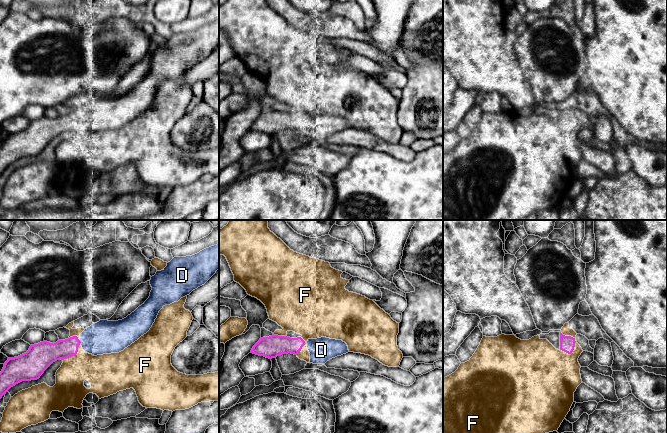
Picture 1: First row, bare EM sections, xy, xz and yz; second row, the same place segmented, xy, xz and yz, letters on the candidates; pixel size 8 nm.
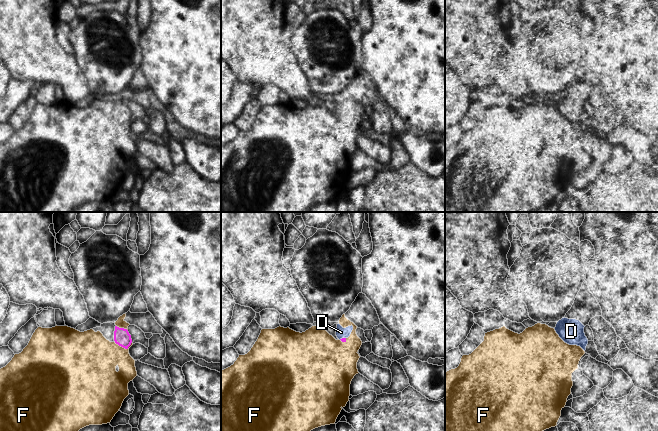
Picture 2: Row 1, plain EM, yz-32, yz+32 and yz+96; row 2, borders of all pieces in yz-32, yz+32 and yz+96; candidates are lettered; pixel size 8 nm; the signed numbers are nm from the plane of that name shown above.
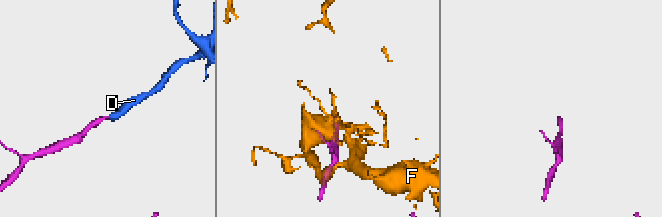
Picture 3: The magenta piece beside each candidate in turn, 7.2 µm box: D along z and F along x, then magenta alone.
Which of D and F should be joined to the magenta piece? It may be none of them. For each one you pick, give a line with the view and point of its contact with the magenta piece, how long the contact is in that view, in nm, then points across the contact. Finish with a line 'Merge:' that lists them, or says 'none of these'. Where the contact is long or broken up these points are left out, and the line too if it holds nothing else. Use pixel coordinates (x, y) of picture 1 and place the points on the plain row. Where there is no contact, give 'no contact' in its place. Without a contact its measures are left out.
D: meets magenta in xy at (79, 118); contact 50 nm long
Merge: D

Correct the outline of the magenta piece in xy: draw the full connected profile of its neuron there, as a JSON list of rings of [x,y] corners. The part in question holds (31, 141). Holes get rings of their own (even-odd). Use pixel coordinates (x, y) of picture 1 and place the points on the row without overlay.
[[[219,20],[206,24],[192,32],[174,33],[163,46],[157,47],[151,53],[150,61],[152,66],[149,74],[126,94],[118,97],[100,96],[85,105],[79,114],[73,112],[65,116],[59,116],[56,119],[43,117],[31,121],[26,129],[18,133],[8,134],[0,148],[0,175],[16,160],[22,157],[39,155],[53,138],[75,132],[80,121],[85,128],[94,132],[123,127],[150,106],[159,87],[165,81],[178,78],[193,66],[204,61],[217,46],[219,46]]]

